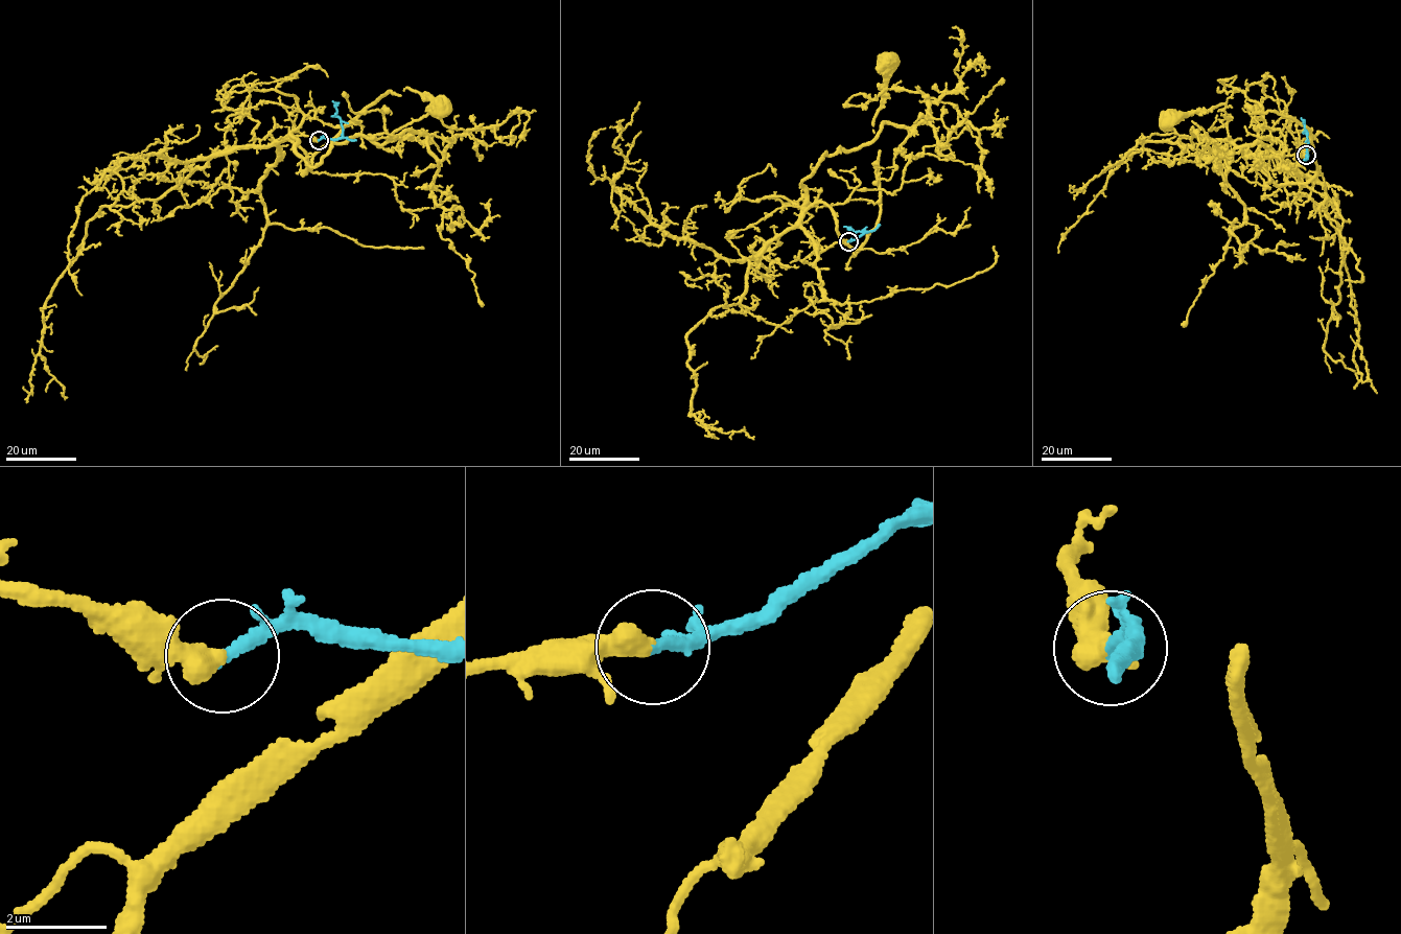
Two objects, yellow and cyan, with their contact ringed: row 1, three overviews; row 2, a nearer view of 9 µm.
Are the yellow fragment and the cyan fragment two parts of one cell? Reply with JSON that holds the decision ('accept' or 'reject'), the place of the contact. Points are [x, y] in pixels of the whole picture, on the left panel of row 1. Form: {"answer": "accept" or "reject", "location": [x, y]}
{"answer": "accept", "location": [319, 140]}

